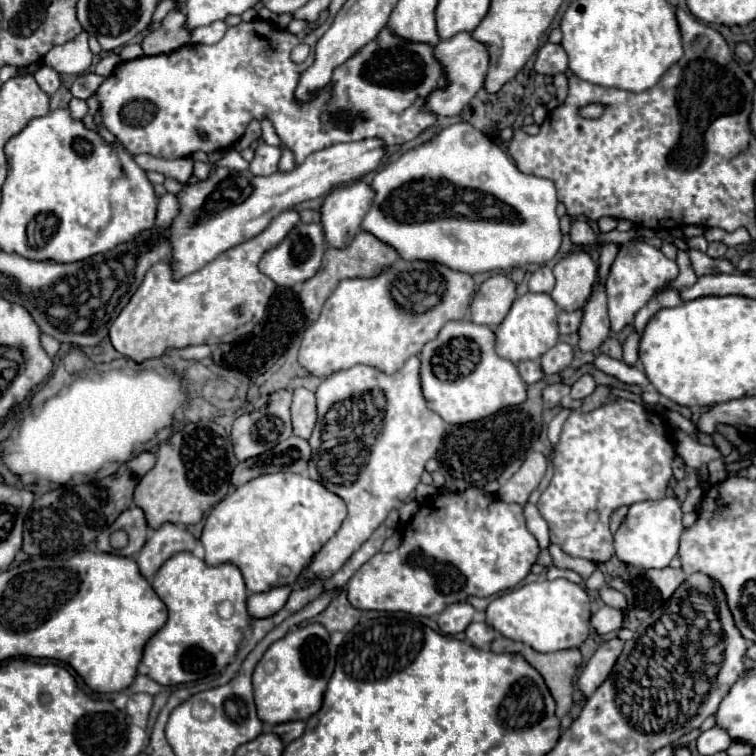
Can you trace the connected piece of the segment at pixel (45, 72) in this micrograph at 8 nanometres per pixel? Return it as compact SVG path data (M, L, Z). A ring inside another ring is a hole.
M41 66L35 74L35 80L37 80L37 84L41 86L41 90L45 92L45 94L55 94L57 92L57 88L59 88L59 74L53 70L53 68L49 68L49 66Z

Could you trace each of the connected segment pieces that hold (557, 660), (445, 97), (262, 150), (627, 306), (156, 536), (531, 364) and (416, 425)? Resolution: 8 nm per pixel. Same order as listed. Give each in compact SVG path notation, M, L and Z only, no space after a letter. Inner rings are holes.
M497 636L491 642L491 650L523 654L527 658L527 662L531 662L531 666L535 666L535 670L539 670L539 674L543 674L547 688L551 690L551 694L557 702L559 718L563 718L569 712L569 708L573 704L573 676L577 674L577 668L581 666L581 652L577 648L543 654L543 652L531 650L531 646L527 646L523 642L515 642L505 636Z
M459 32L449 40L441 40L437 44L437 54L439 54L439 62L443 62L449 86L447 90L435 90L435 94L427 98L425 106L437 116L457 116L485 82L489 70L489 48L483 42L475 40L471 32Z
M263 140L259 142L259 146L255 148L255 158L249 164L249 170L255 176L269 176L273 172L277 172L277 164L279 164L281 152L277 146L269 146Z
M633 240L621 246L611 272L607 276L607 298L609 298L609 318L611 318L611 330L613 334L621 332L625 324L633 322L633 316L649 302L651 296L657 294L657 290L677 278L679 268L675 264L675 260L669 260L661 250L653 248L651 244L643 242L643 240Z
M163 524L159 530L155 530L151 534L151 538L145 542L143 550L137 554L137 564L141 574L151 580L155 576L155 572L177 552L183 550L193 550L197 544L195 536L185 530L179 528L177 524Z
M539 360L521 362L521 364L517 364L517 368L519 368L521 378L523 378L527 384L535 384L535 382L539 382L539 380L543 378L543 370L541 370Z
M411 356L411 358L409 358L409 360L405 362L405 366L403 366L401 370L397 370L395 374L385 374L385 372L381 372L381 370L377 370L377 368L373 368L373 366L363 366L363 364L359 364L359 366L353 366L353 368L349 368L349 370L341 370L341 372L335 372L335 374L331 374L331 376L327 376L327 378L323 378L323 382L319 384L319 388L317 388L317 410L319 410L319 422L317 422L317 424L319 424L319 430L317 430L317 426L315 426L315 430L313 430L313 436L309 438L309 444L311 444L311 448L313 448L313 458L311 458L311 462L309 462L309 476L311 476L313 480L317 480L317 482L321 482L321 484L323 484L323 486L325 486L327 490L331 490L331 492L335 492L337 496L341 496L341 498L345 500L345 504L347 504L347 508L349 508L349 514L347 514L347 518L343 520L343 524L341 524L341 528L337 530L337 534L335 534L335 536L333 536L333 538L331 538L331 540L329 540L329 542L327 542L327 544L325 544L325 546L323 546L323 548L319 550L319 554L317 554L315 558L313 558L313 562L309 564L309 568L307 568L307 572L313 572L313 574L319 574L319 578L327 578L327 574L333 574L335 570L339 570L339 566L343 566L343 562L345 562L345 560L347 560L347 558L349 558L349 556L351 556L351 554L353 554L355 550L359 550L359 546L361 546L361 544L363 544L363 542L365 542L365 540L367 540L367 538L369 538L369 536L371 536L371 534L373 534L373 532L375 532L375 530L377 530L377 528L381 526L381 522L383 522L383 520L387 518L387 514L389 514L389 512L391 512L391 510L393 510L395 506L399 506L399 504L401 504L401 502L403 502L405 498L409 498L409 494L413 494L413 492L415 492L415 486L417 486L417 484L421 482L421 474L423 474L423 470L425 470L425 462L427 462L429 458L433 458L433 456L435 456L435 452L437 452L437 448L439 448L439 444L441 444L441 440L443 440L443 434L445 434L445 420L443 420L443 418L441 418L439 414L435 414L433 410L429 410L429 406L427 406L427 402L425 402L425 398L423 398L423 392L421 392L421 380L419 380L419 364L421 364L421 362L419 362L419 358L417 358L417 356ZM369 390L381 390L381 392L385 394L385 400L387 400L387 414L385 414L385 430L381 430L381 434L379 434L377 430L337 430L337 428L335 428L335 412L333 412L333 410L335 410L335 408L339 408L339 406L343 404L343 400L347 400L347 398L353 398L353 396L359 396L359 394L363 394L363 392L369 392Z

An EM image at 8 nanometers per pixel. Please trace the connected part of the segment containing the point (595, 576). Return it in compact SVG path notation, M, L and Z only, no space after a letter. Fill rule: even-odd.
M597 568L597 570L585 580L585 586L587 586L589 590L599 590L599 588L603 588L603 586L605 586L605 576L603 576L603 572Z

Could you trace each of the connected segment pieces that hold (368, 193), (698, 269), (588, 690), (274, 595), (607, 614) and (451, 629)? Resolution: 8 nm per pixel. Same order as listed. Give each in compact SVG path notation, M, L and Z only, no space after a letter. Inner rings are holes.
M363 180L339 186L325 198L321 224L329 246L345 248L351 244L355 234L361 230L361 220L371 208L373 198L373 188Z
M689 250L689 258L691 258L691 264L693 264L693 270L697 276L705 276L705 274L719 274L719 272L725 272L725 274L731 274L735 272L735 266L725 260L725 262L719 262L715 258L709 258L707 254L699 252L699 250Z
M613 638L609 642L605 642L603 646L597 648L597 652L591 656L591 660L585 664L581 676L579 676L579 688L585 696L591 696L603 682L605 678L609 676L617 656L621 654L623 650L623 640L619 638Z
M279 586L279 588L273 588L269 592L261 592L261 594L253 594L249 596L247 600L247 608L249 608L249 614L253 618L267 618L267 616L273 616L279 608L283 608L283 604L287 602L287 596L291 592L293 586Z
M603 606L593 614L591 624L599 634L607 634L607 632L619 630L623 626L623 612L619 608Z
M457 602L437 616L437 624L443 634L459 634L473 622L473 616L475 608L469 602Z

